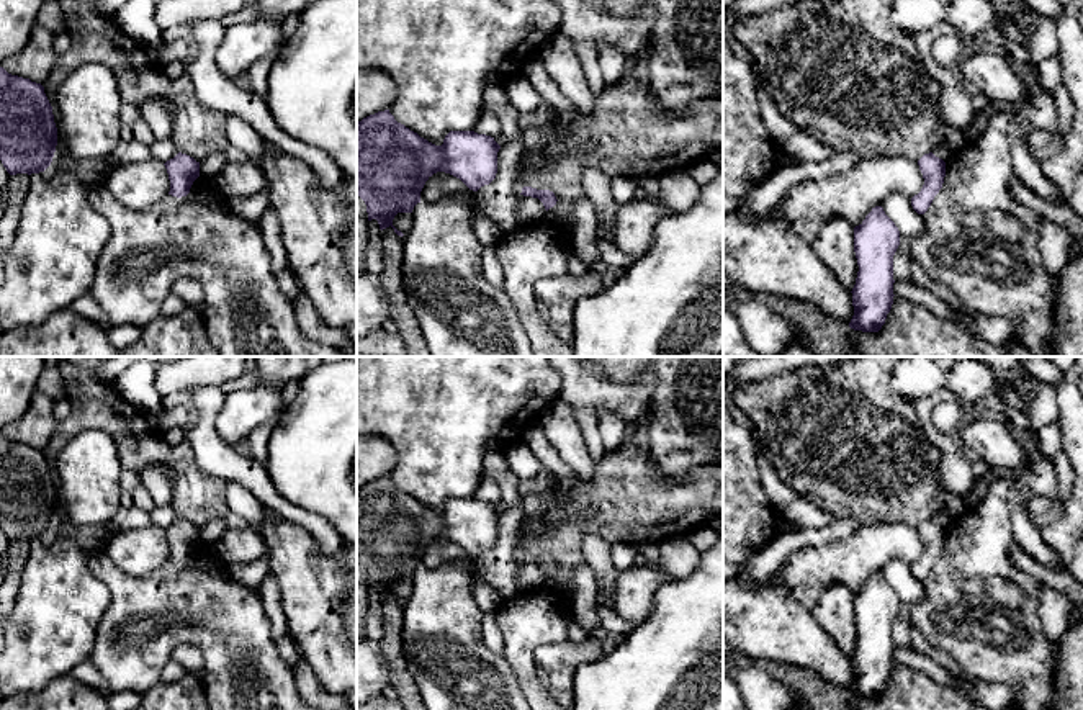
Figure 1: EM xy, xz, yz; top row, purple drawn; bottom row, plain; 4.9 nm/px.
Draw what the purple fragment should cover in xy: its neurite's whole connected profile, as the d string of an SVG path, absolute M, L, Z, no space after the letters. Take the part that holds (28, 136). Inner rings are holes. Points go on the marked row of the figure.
M0 67L0 160L7 172L44 172L56 146L57 128L44 87Z

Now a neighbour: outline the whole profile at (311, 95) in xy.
M316 0L268 72L270 115L291 137L324 151L357 182L357 0Z

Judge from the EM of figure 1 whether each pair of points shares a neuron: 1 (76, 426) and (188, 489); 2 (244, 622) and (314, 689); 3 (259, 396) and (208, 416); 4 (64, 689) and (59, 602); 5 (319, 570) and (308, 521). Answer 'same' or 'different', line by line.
1: same
2: different
3: different
4: different
5: different

